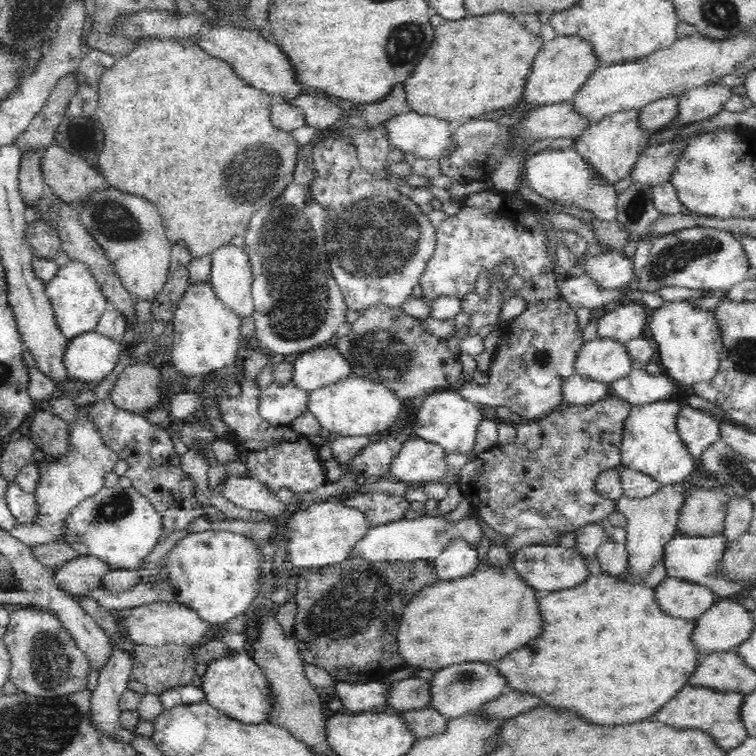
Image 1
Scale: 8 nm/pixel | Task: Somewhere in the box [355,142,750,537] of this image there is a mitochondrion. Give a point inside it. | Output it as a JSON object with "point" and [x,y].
{"point":[672,259]}

